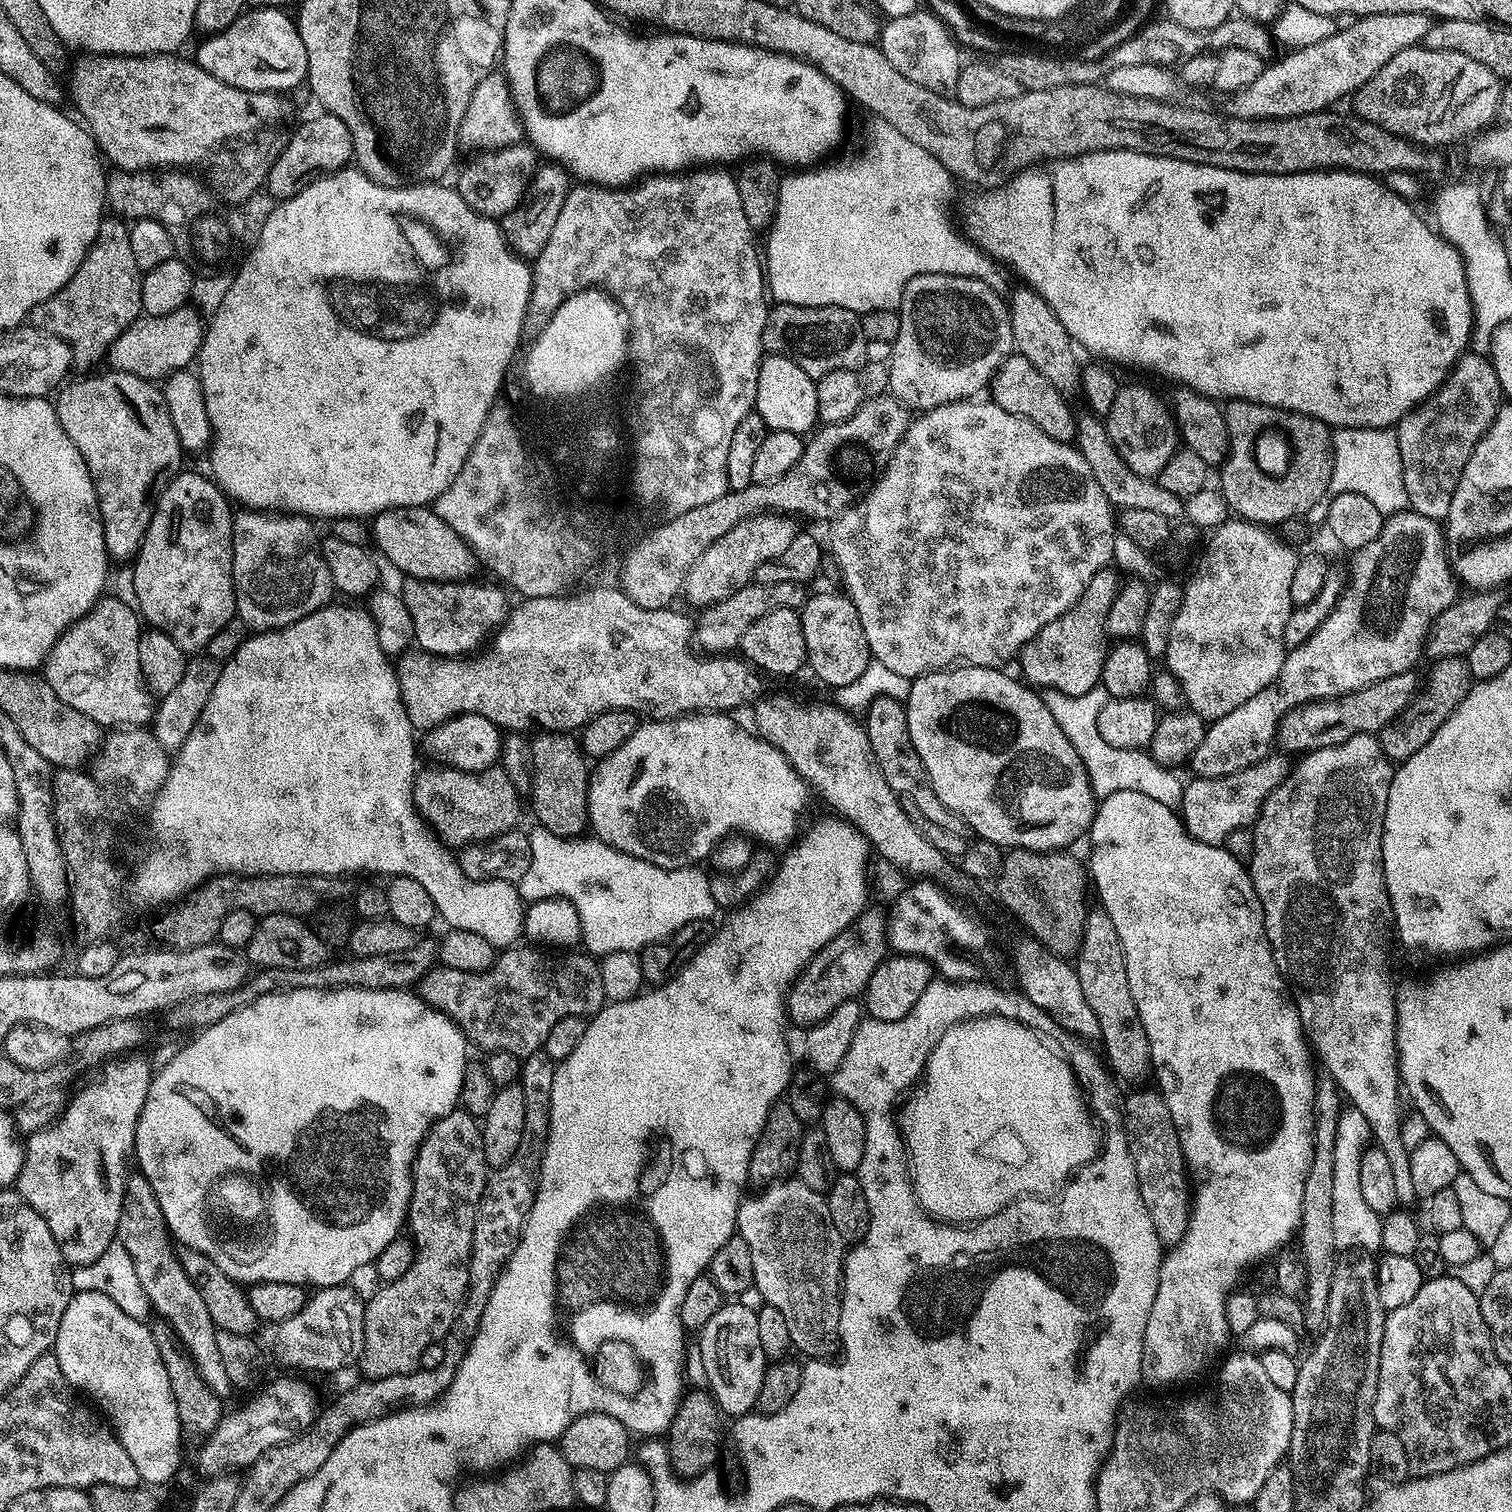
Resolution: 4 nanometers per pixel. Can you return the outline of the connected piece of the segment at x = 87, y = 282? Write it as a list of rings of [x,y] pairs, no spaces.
[[[115,214],[105,215],[100,222],[100,229],[78,270],[74,270],[74,278],[58,290],[58,294],[50,294],[46,302],[38,302],[30,313],[31,327],[42,330],[46,334],[65,340],[72,348],[72,363],[78,369],[88,368],[107,355],[108,347],[142,315],[142,270],[138,262],[134,262],[134,249],[130,247],[129,225]]]

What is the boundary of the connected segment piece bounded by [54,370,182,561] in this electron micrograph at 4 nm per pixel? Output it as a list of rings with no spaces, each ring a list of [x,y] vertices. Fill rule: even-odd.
[[[104,370],[101,376],[74,380],[65,383],[55,393],[58,422],[62,422],[62,430],[70,434],[70,442],[78,446],[90,470],[111,559],[131,561],[150,526],[154,501],[160,495],[160,489],[181,471],[182,449],[178,434],[175,433],[174,424],[170,420],[164,393],[153,381],[111,370]]]

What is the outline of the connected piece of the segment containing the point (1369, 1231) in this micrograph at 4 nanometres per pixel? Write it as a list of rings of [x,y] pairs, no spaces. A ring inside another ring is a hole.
[[[1345,1107],[1338,1118],[1338,1138],[1334,1142],[1334,1242],[1337,1249],[1352,1252],[1348,1254],[1376,1254],[1382,1249],[1381,1213],[1366,1206],[1366,1198],[1362,1198],[1362,1181],[1358,1179],[1369,1140],[1366,1118],[1362,1118],[1357,1108]]]

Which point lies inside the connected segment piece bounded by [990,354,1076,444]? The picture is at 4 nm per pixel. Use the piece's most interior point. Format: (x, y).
(1016, 386)

